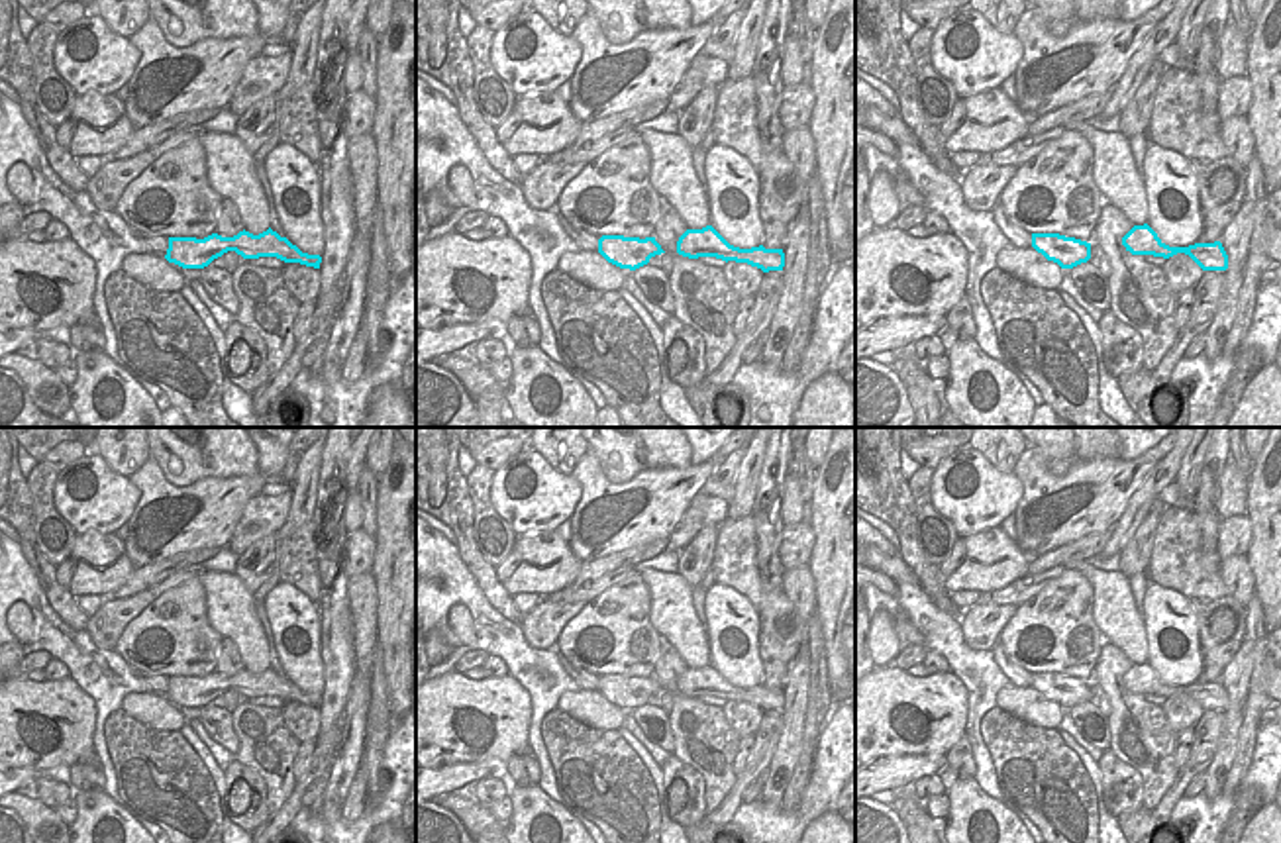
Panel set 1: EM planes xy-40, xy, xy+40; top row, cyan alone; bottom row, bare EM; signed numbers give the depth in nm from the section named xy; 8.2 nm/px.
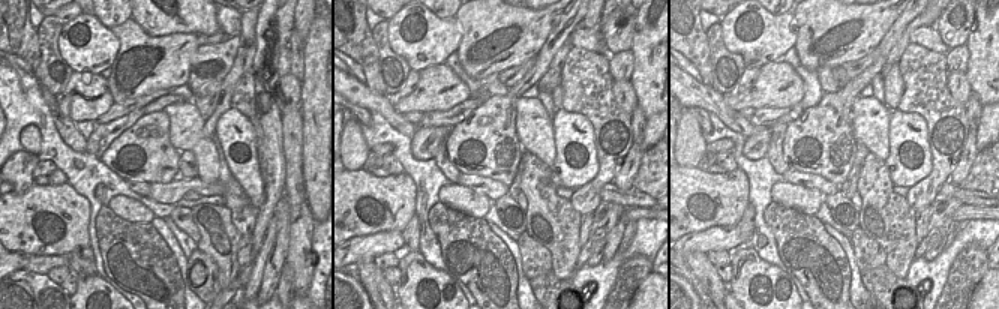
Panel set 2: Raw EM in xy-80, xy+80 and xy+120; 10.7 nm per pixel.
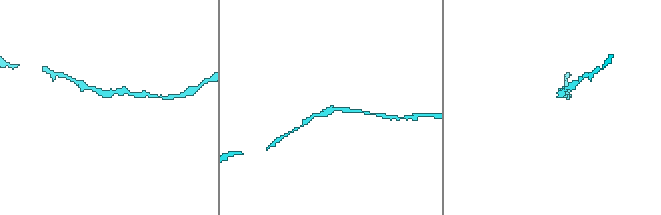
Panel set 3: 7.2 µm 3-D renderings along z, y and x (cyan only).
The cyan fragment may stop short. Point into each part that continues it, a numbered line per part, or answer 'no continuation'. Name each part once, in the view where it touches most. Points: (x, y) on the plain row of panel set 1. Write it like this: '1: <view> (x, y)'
no continuation

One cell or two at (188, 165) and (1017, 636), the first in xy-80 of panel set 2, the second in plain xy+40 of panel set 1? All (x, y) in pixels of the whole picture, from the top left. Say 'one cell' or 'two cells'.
two cells

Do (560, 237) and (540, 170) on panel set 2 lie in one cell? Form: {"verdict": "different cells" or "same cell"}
{"verdict": "same cell"}

